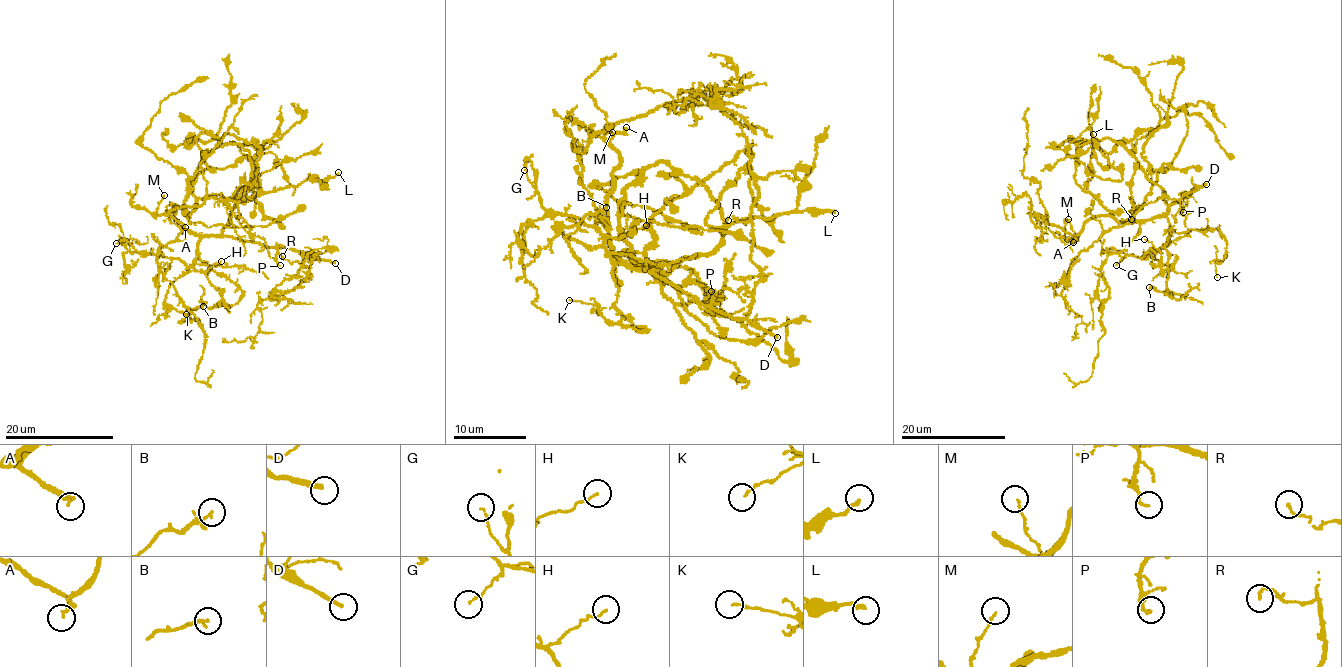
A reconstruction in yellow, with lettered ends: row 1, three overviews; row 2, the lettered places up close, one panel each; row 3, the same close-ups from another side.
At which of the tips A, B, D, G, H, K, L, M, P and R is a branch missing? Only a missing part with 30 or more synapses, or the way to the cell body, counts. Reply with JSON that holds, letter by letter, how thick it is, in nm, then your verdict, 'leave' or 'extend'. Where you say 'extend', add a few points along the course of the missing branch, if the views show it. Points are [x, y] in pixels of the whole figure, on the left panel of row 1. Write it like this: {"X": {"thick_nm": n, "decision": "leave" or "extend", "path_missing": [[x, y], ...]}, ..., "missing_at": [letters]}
{"A": {"thick_nm": 90, "decision": "extend", "path_missing": [[185, 227], [201, 231], [213, 244], [219, 258], [225, 288], [237, 301], [291, 293], [303, 301]]}, "B": {"thick_nm": 110, "decision": "leave"}, "D": {"thick_nm": 200, "decision": "extend"}, "G": {"thick_nm": 90, "decision": "leave"}, "H": {"thick_nm": 90, "decision": "leave"}, "K": {"thick_nm": 110, "decision": "leave"}, "L": {"thick_nm": 190, "decision": "leave"}, "M": {"thick_nm": 110, "decision": "leave"}, "P": {"thick_nm": 150, "decision": "leave"}, "R": {"thick_nm": 110, "decision": "leave"}, "missing_at": ["A", "D"]}

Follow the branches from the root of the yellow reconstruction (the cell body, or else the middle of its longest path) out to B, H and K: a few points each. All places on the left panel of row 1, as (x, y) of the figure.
B: (247, 184), (229, 222), (219, 234), (202, 239), (196, 261), (165, 294), (165, 302), (178, 311), (203, 306)
H: (247, 184), (220, 233), (206, 236), (199, 242), (197, 260), (192, 265), (198, 271), (208, 270), (221, 261)
K: (247, 184), (229, 222), (198, 245), (200, 260), (225, 275), (242, 296), (234, 305), (203, 305), (186, 314)

